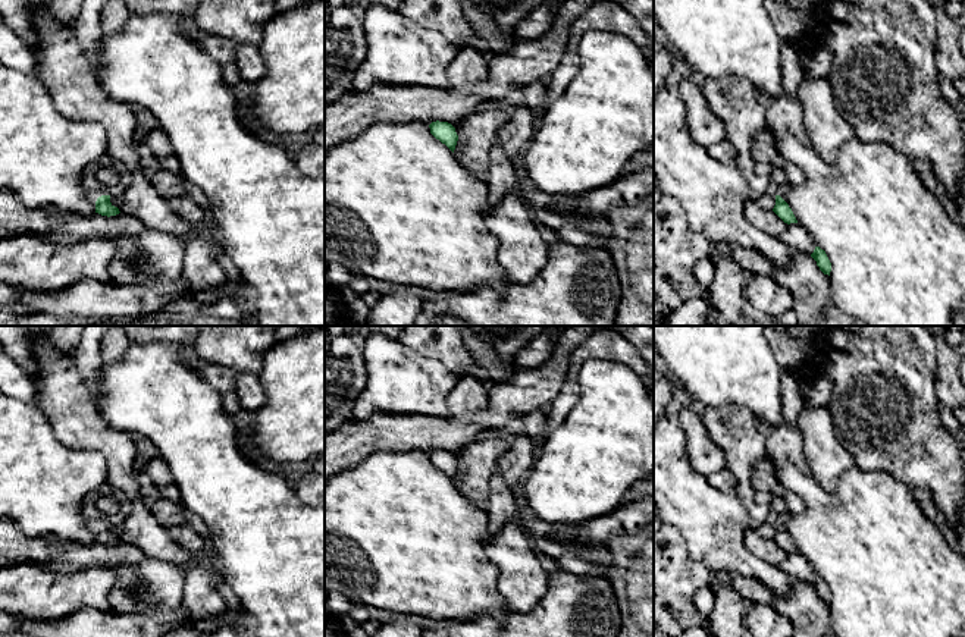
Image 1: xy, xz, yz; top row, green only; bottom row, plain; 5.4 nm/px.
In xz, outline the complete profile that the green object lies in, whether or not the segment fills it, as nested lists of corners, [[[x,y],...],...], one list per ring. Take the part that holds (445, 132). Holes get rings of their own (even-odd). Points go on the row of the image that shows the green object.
[[[439,120],[432,122],[429,128],[430,134],[454,153],[458,141],[455,128],[448,122],[439,122]]]

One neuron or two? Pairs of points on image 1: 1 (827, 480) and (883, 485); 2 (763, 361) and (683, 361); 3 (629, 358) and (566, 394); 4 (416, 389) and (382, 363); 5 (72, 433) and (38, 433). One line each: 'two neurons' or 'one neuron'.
1: two neurons
2: one neuron
3: one neuron
4: one neuron
5: two neurons

